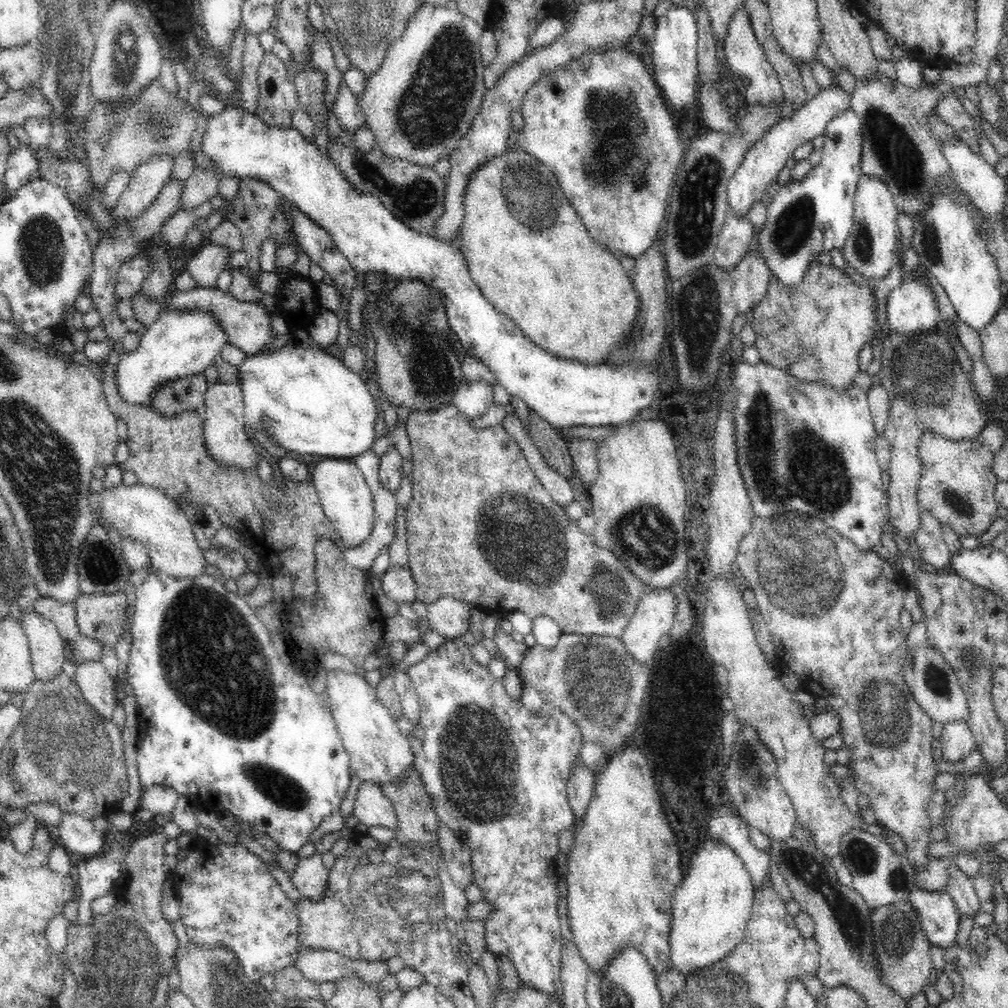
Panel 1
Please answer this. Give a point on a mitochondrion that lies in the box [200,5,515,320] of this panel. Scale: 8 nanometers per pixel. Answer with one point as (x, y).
(435, 103)

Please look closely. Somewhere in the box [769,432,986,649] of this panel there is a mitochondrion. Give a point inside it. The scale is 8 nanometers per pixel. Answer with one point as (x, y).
(953, 500)

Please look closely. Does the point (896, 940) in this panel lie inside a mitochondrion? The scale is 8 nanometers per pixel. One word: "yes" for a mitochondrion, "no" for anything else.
yes

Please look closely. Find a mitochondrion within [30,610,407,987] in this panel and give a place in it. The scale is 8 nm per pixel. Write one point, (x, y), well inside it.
(275, 785)

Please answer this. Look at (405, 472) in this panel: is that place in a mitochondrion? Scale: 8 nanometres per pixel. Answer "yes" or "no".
no

